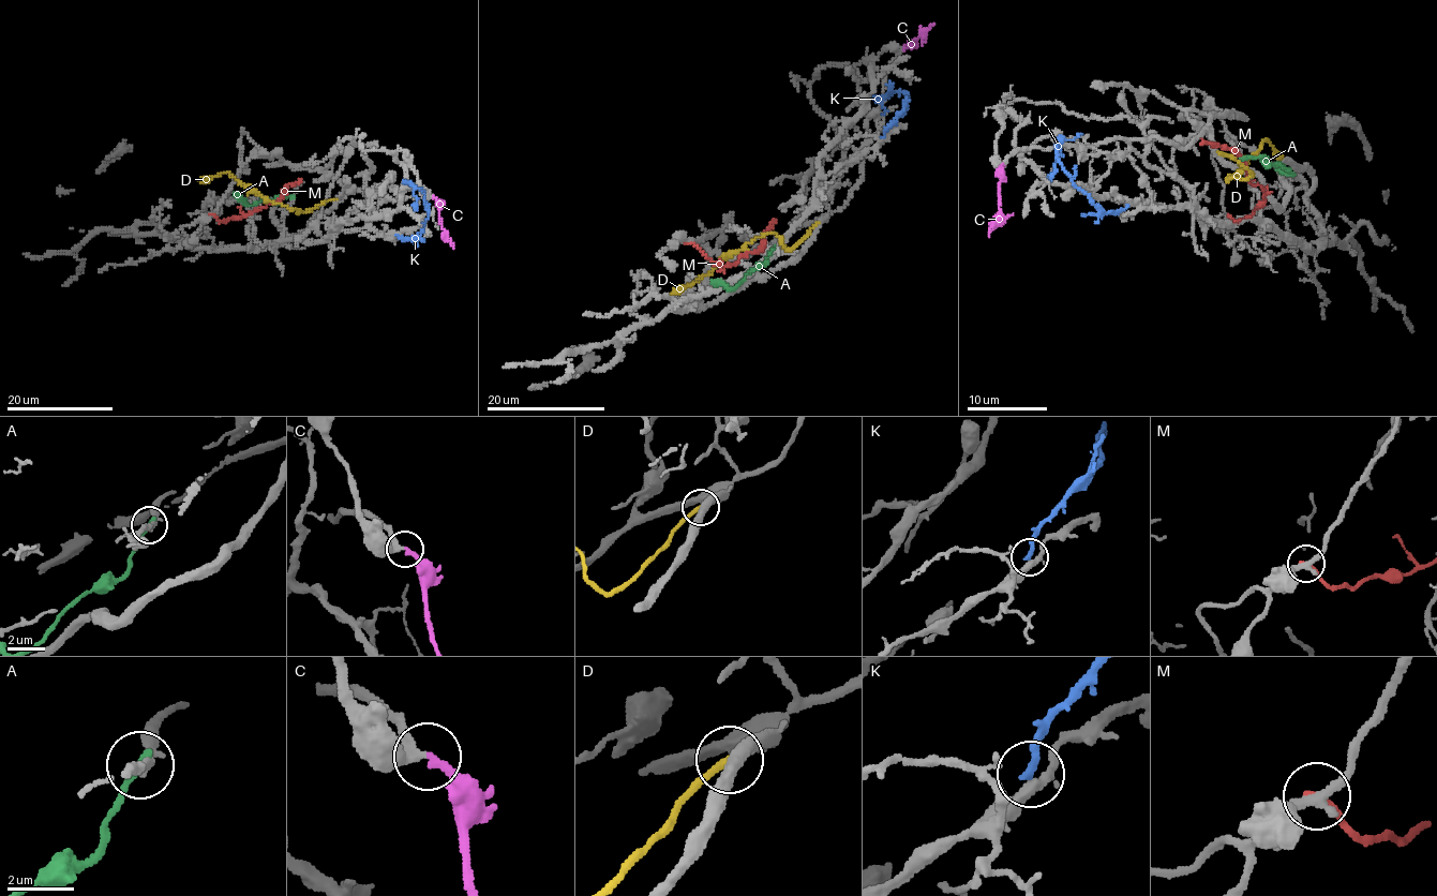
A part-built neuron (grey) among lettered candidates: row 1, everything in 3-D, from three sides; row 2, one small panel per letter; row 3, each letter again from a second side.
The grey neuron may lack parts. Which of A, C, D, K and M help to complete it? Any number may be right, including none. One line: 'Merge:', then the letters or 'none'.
Merge: C

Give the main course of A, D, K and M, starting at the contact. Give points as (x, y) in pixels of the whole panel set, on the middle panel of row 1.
A: (774, 248), (767, 260), (752, 268), (730, 289), (712, 281)
D: (818, 222), (789, 249), (782, 244), (779, 236), (754, 237), (700, 280), (670, 293)
K: (884, 138), (884, 132), (906, 108), (907, 94), (898, 91), (886, 95), (891, 84)
M: (688, 242), (714, 263), (729, 265), (743, 254), (760, 249), (762, 235), (774, 219)

